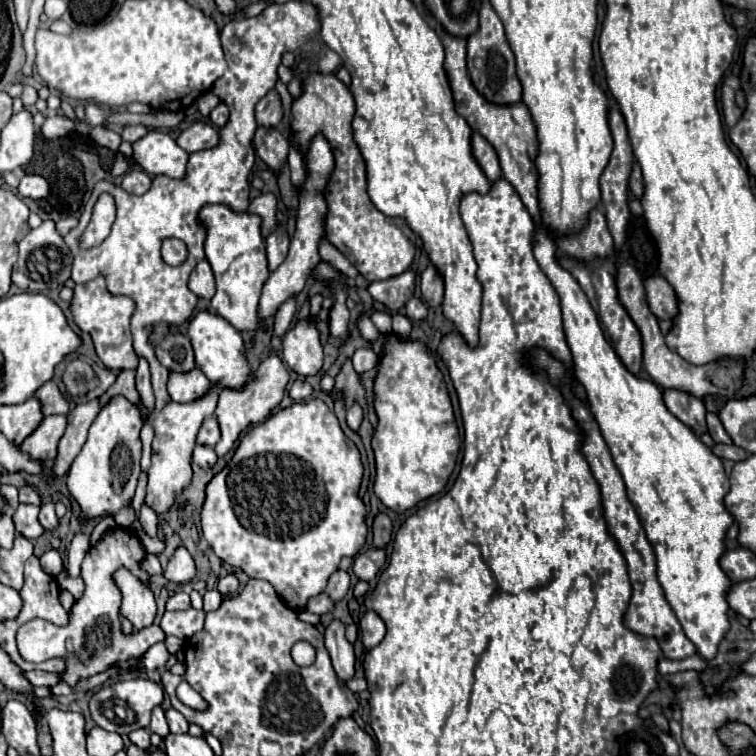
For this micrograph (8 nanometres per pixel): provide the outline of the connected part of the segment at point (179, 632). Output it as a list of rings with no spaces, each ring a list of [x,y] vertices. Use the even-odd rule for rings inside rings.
[[[191,607],[185,611],[165,611],[159,625],[167,637],[175,635],[179,639],[189,639],[191,635],[203,629],[203,621],[205,621],[205,611],[197,611]]]

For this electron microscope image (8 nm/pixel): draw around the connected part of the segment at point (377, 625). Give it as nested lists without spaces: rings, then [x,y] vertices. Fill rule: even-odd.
[[[365,613],[365,617],[359,623],[359,631],[361,631],[363,645],[367,649],[373,649],[385,637],[385,623],[377,613]]]

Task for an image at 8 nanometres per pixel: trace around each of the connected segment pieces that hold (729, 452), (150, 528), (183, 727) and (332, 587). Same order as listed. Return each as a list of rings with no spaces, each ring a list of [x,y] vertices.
[[[715,443],[715,445],[711,447],[711,451],[713,451],[717,457],[721,457],[721,459],[731,459],[731,461],[741,461],[741,459],[747,457],[747,451],[735,447],[735,445],[725,445],[725,443]]]
[[[143,505],[143,509],[141,509],[141,523],[149,537],[157,537],[157,515],[147,505]]]
[[[173,707],[165,709],[165,717],[167,717],[167,723],[169,723],[171,733],[187,733],[189,723],[187,723],[187,719],[177,709],[173,709]]]
[[[335,571],[335,573],[329,577],[329,585],[327,585],[325,593],[337,603],[339,599],[345,597],[345,593],[349,591],[349,587],[351,587],[349,573],[347,573],[347,571]]]

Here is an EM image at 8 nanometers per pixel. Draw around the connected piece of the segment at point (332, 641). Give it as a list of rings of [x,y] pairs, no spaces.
[[[333,621],[325,629],[325,647],[331,655],[331,663],[339,677],[339,683],[347,685],[347,681],[353,677],[355,655],[353,655],[353,645],[345,639],[345,627],[339,621]]]

